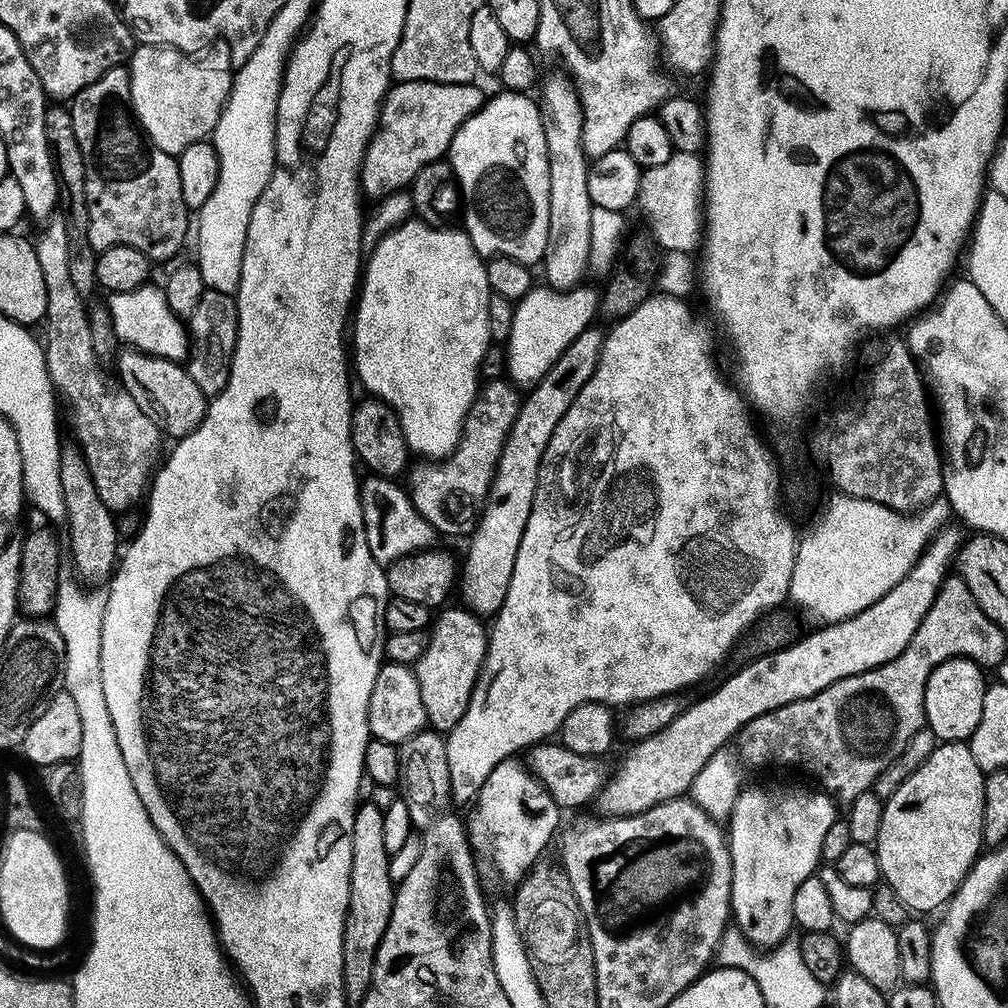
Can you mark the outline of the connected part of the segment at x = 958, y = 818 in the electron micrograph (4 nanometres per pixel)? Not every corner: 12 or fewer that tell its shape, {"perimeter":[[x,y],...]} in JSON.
{"perimeter":[[940,742],[884,800],[883,883],[943,909],[982,852],[984,777]]}

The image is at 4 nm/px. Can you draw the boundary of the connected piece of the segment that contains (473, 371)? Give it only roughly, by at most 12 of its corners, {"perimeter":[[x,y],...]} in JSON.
{"perimeter":[[405,230],[354,304],[354,372],[420,458],[456,451],[488,262]]}

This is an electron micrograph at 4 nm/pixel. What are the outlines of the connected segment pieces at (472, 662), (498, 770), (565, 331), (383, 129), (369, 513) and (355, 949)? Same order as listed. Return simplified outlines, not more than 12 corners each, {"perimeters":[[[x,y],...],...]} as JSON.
{"perimeters":[[[445,607],[414,664],[428,724],[466,714],[489,633]],[[519,759],[477,793],[473,849],[515,886],[562,810]],[[533,279],[506,341],[516,386],[537,384],[593,323],[595,299]],[[393,79],[360,152],[361,205],[439,157],[461,85]],[[367,477],[360,505],[382,566],[431,549],[437,529],[395,479]],[[384,808],[354,818],[344,995],[364,999],[396,901]]]}

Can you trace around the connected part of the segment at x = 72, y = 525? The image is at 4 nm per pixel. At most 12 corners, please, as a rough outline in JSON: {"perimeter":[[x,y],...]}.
{"perimeter":[[79,447],[60,453],[77,574],[98,586],[114,572],[117,517]]}

